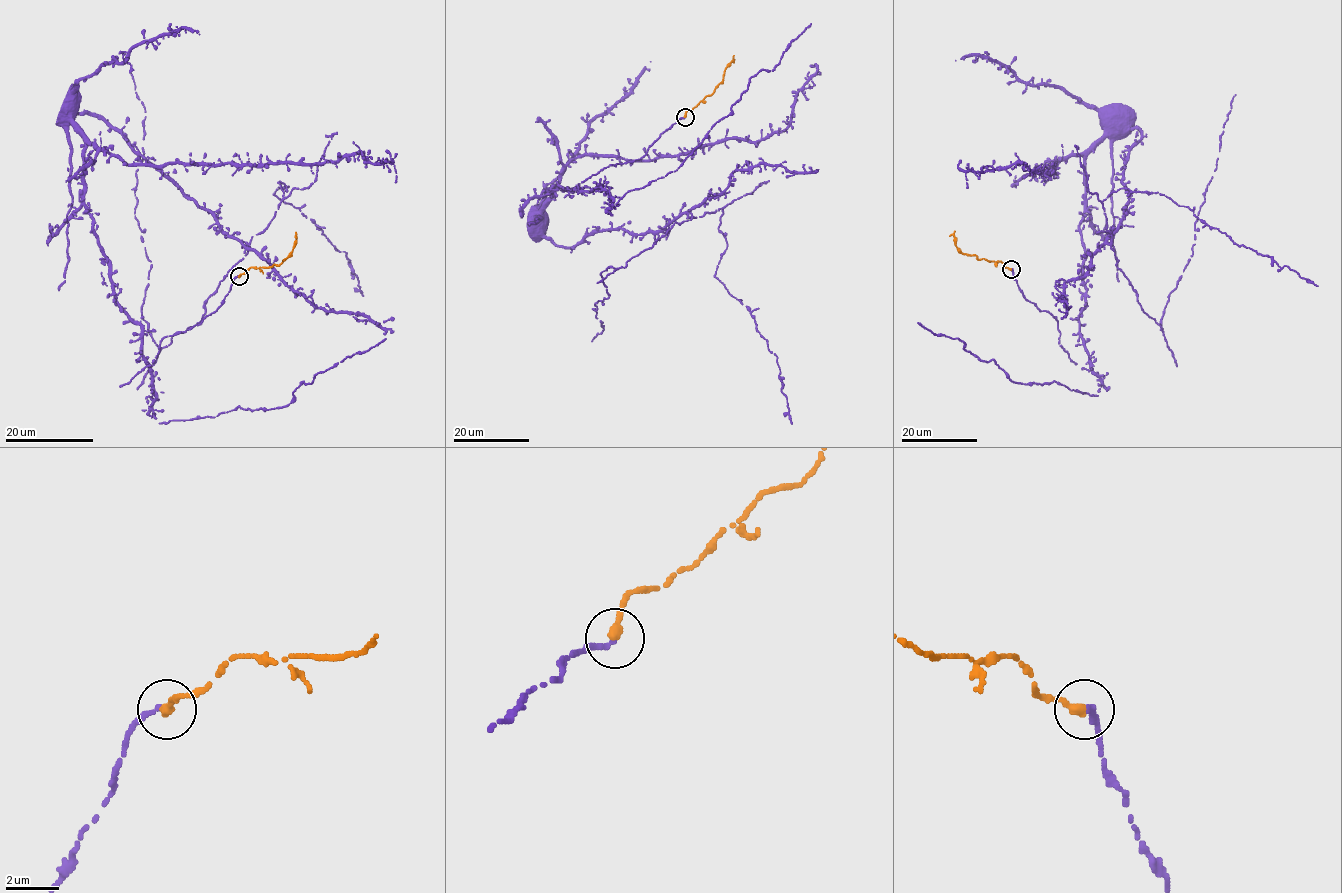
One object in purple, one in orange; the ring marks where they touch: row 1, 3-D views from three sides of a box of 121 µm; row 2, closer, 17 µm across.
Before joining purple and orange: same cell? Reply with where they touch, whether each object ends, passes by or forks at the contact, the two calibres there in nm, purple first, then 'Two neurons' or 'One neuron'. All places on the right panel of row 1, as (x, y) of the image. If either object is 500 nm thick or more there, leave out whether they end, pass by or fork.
Place: (1011, 269). At the ring purple ends. At the ring orange ends. Thickness 240 nm (purple) against 340 nm. One neuron

